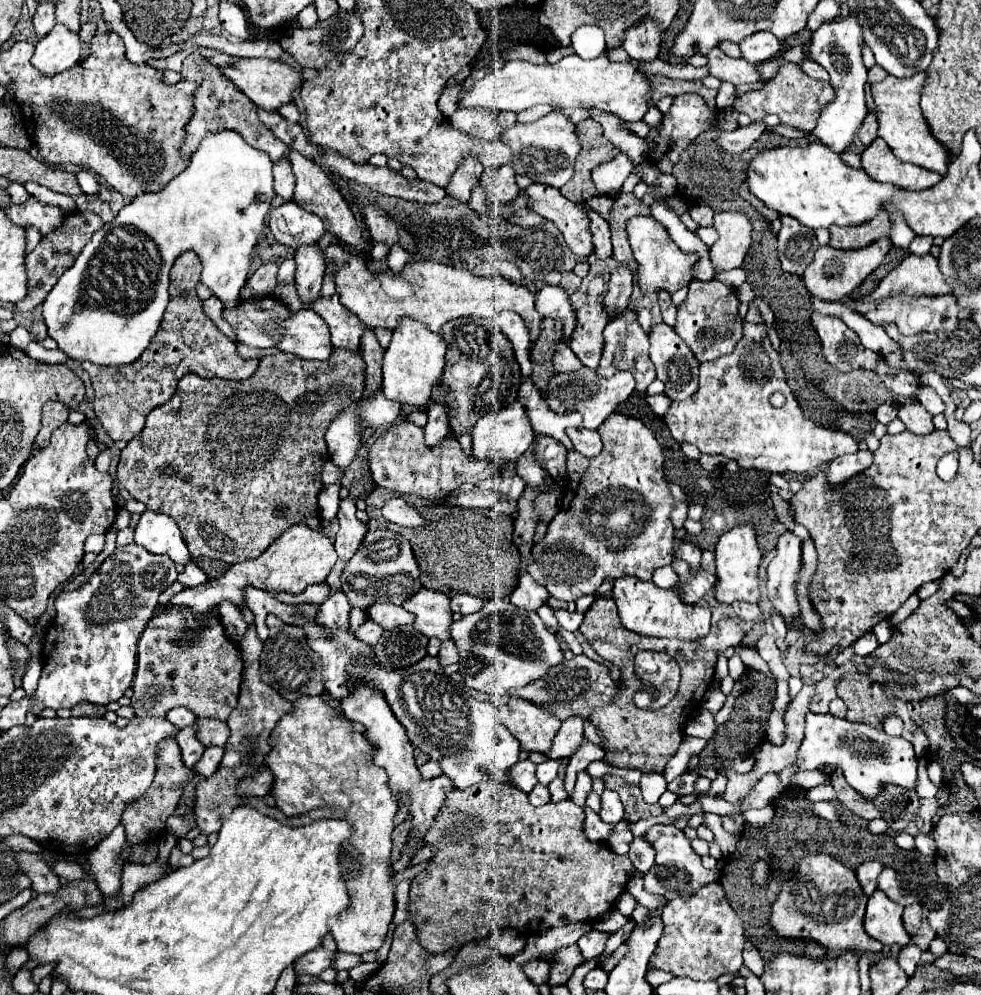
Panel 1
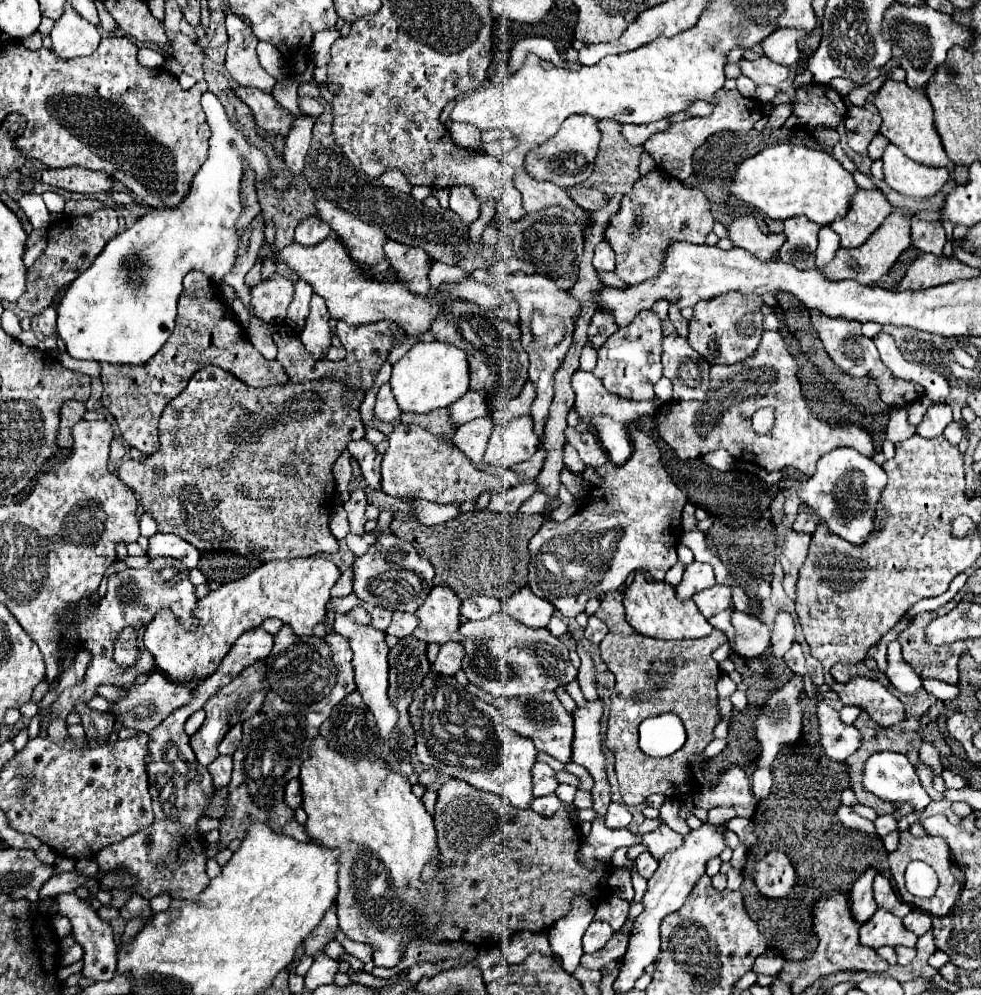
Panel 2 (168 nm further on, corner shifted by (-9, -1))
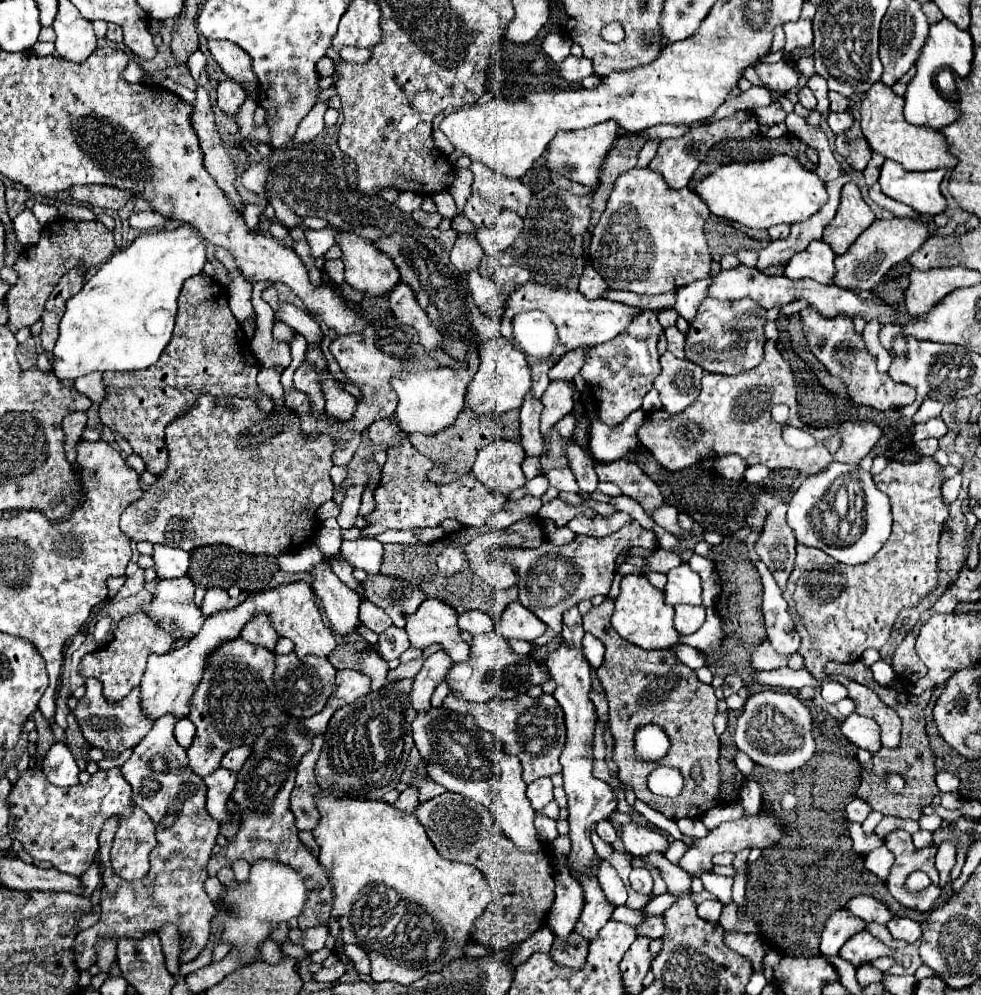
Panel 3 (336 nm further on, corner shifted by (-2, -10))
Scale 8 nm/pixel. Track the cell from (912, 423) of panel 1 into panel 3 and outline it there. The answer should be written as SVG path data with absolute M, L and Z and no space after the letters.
M932 418L924 424L916 424L914 426L914 434L912 434L912 442L920 442L926 438L942 438L948 432L946 424L942 422L942 418Z

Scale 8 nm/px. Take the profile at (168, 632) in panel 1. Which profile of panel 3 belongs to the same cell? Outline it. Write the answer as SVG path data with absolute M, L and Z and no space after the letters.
M88 678L86 680L86 696L78 702L76 710L76 720L80 724L80 730L84 734L84 738L102 750L116 750L122 752L126 748L134 748L152 728L152 718L142 710L142 698L140 698L140 686L136 686L128 696L124 696L122 700L108 700L102 694L102 682L98 682L96 678Z

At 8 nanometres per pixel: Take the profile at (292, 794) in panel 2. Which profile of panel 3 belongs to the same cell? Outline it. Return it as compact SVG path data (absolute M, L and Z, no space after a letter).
M318 736L312 740L312 750L300 760L298 764L298 774L296 774L296 784L290 794L290 810L296 818L296 828L298 830L312 830L318 822L318 810L314 806L314 794L318 792L318 784L314 778L314 764L318 760L320 748L322 748L324 738Z

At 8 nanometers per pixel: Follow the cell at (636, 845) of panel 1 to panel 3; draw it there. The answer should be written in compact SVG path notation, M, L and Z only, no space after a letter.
M632 868L630 886L640 894L650 894L652 892L652 874L646 868Z

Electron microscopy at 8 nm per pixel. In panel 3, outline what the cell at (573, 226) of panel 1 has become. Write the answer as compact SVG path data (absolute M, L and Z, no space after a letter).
M472 162L470 170L474 174L474 190L486 198L490 198L492 202L500 204L502 208L514 210L518 216L524 218L528 204L534 196L534 192L522 184L518 178L504 178L496 172L488 172L488 168L474 168L476 164Z

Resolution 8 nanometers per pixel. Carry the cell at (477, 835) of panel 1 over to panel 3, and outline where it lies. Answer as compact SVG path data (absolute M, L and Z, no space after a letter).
M444 792L418 804L414 816L426 828L428 838L442 858L476 866L490 884L494 898L488 902L482 918L474 922L472 942L490 950L506 950L510 944L530 938L544 926L544 918L554 902L554 852L550 844L542 844L536 852L516 848L482 804L456 792Z

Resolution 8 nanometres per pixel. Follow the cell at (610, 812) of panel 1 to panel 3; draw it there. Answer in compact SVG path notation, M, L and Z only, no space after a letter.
M602 820L602 822L598 822L596 824L596 832L598 832L598 836L604 840L604 842L608 842L608 844L612 844L614 840L616 840L616 828L614 828L614 824L610 822L610 820Z

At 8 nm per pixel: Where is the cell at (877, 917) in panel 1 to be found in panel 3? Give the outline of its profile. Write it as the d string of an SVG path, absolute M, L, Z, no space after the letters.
M862 930L862 932L854 934L842 946L840 956L858 968L858 966L862 966L866 962L872 962L876 958L882 958L882 956L894 958L896 950L890 948L890 946L886 946L882 940L878 940L876 936L872 936L868 930Z

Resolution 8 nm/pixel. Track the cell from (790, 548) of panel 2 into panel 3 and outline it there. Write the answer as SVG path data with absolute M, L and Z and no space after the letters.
M786 504L776 506L764 524L764 532L756 542L756 552L760 560L772 572L780 590L786 588L786 580L792 572L796 558L796 538L786 524Z

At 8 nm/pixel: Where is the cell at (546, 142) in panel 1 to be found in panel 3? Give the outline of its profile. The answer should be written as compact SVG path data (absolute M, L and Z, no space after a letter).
M602 122L590 128L582 130L570 130L570 132L558 132L556 138L548 146L546 154L546 168L550 172L556 172L568 180L582 182L584 186L596 186L600 170L604 166L604 156L608 154L612 142L616 140L618 126L614 122Z

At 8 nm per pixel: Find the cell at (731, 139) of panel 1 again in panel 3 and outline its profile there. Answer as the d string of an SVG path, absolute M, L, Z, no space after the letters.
M770 104L766 108L756 108L754 110L754 116L756 116L756 122L760 126L774 126L774 124L784 122L786 112L778 104Z

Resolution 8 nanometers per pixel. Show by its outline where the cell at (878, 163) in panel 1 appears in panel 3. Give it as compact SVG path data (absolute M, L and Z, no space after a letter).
M886 160L878 182L886 196L908 204L924 216L936 216L946 208L946 200L940 194L944 174L946 170L908 172L898 162Z

